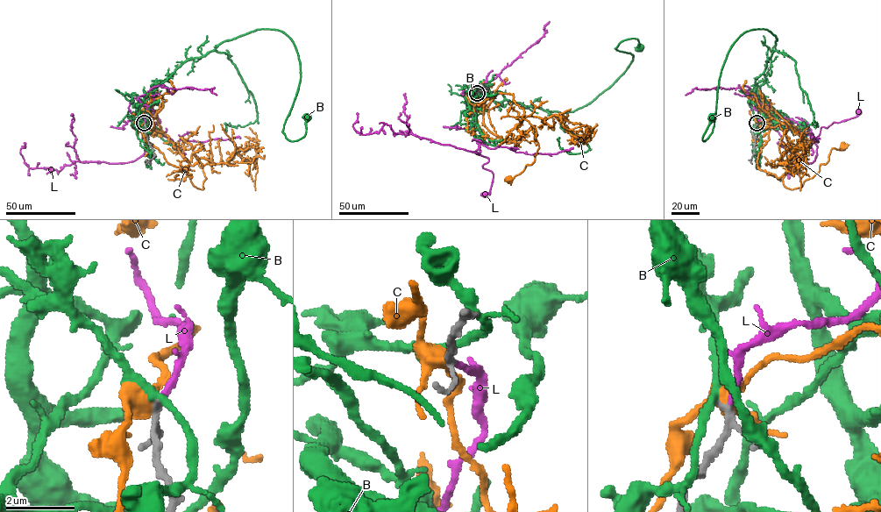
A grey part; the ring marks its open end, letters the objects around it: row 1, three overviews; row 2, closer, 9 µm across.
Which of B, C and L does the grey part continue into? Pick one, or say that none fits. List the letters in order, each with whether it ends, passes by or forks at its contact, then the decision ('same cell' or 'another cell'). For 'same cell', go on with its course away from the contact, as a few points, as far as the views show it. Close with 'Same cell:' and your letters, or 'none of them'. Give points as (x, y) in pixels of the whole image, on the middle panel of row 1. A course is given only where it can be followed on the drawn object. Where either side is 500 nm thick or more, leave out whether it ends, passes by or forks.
B: it forks | another cell
C: it forks | another cell
L: it ends | same cell | via (477, 93), (474, 135), (479, 146), (475, 152), (488, 159), (483, 167), (493, 175), (490, 191), (486, 194)
Same cell: L

